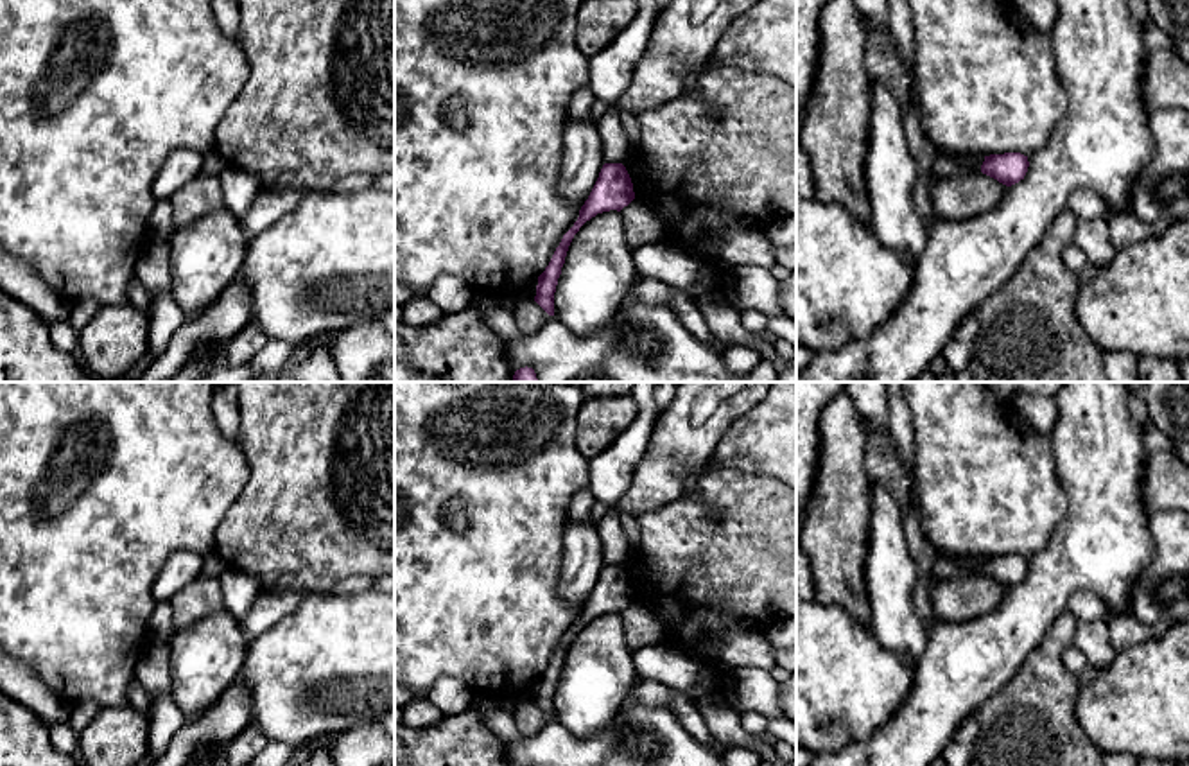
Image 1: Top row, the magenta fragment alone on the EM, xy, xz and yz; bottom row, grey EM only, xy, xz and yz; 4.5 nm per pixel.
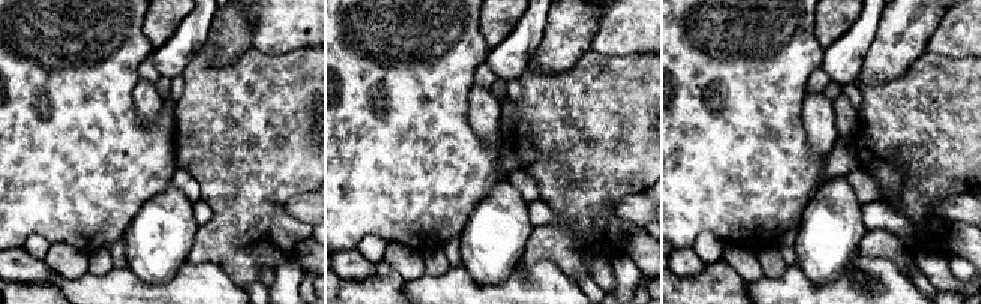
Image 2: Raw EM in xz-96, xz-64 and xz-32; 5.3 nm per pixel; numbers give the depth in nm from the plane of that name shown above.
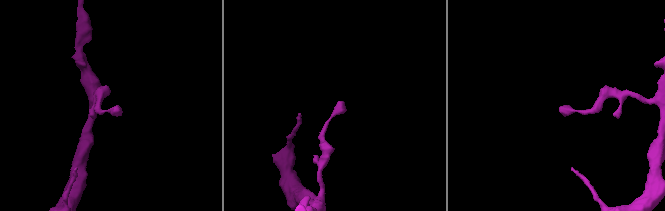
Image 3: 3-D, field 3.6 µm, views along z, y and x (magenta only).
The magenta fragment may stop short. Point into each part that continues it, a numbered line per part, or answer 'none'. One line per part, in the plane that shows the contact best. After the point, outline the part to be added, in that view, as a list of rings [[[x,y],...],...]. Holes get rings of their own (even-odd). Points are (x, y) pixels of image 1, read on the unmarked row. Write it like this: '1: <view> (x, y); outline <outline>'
none

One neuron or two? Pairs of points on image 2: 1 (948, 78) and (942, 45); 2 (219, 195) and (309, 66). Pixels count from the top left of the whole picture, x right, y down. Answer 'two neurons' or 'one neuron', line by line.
1: two neurons
2: one neuron

